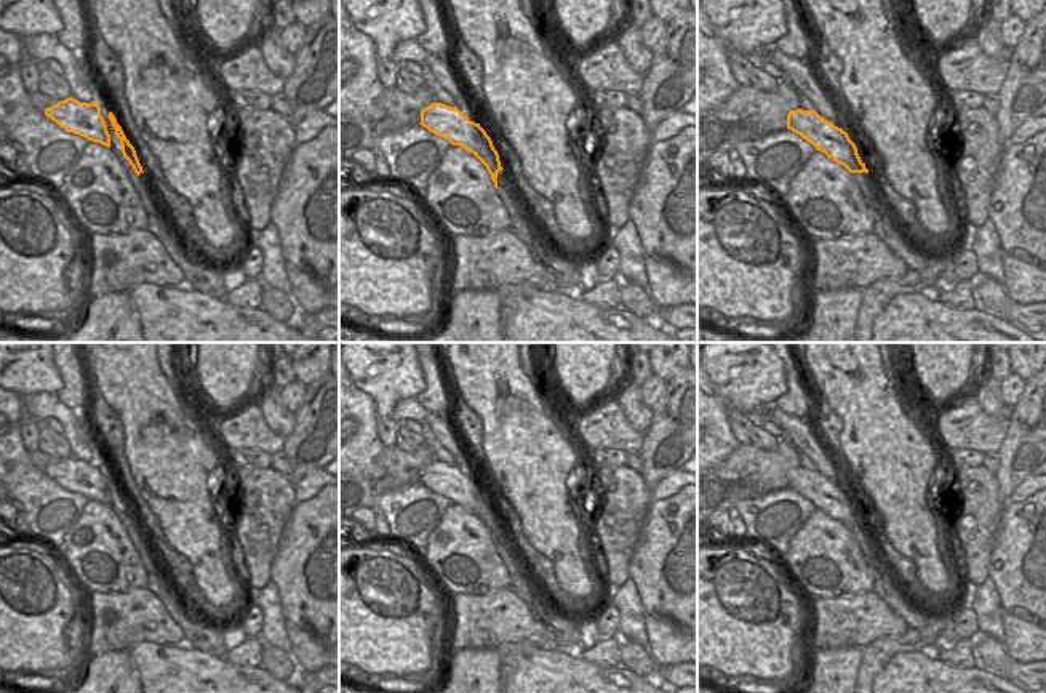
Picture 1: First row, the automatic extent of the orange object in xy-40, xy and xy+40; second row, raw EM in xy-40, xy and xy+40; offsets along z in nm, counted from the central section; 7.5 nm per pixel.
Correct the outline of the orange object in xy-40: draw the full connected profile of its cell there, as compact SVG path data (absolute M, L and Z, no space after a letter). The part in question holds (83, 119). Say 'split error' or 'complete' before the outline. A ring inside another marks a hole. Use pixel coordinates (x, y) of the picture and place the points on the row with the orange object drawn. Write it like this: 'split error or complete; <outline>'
complete; M74 98L46 107L45 115L67 133L80 134L88 141L110 147L110 134L98 102L80 102Z

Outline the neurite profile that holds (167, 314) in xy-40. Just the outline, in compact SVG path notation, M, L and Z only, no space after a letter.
M141 283L128 294L139 314L146 342L317 342L302 334L293 323L278 322L261 307L235 307L224 299L203 294L186 285Z

